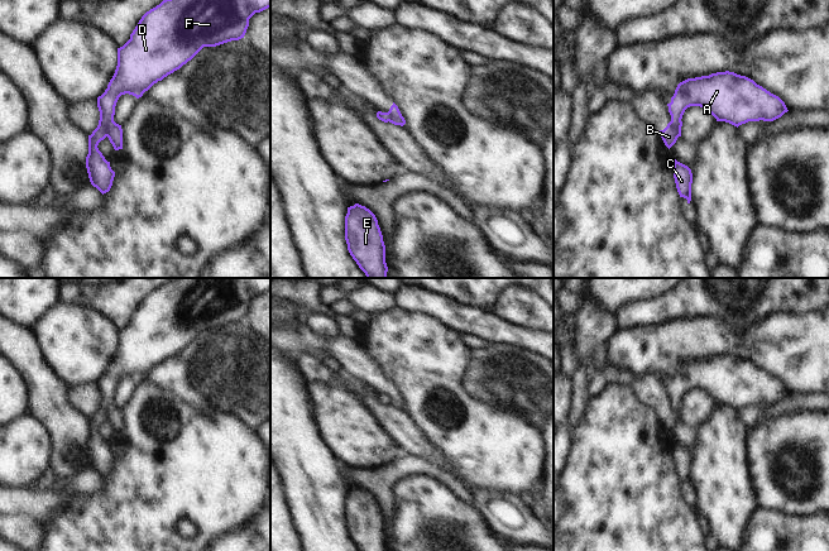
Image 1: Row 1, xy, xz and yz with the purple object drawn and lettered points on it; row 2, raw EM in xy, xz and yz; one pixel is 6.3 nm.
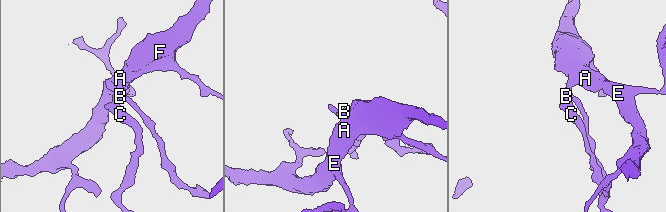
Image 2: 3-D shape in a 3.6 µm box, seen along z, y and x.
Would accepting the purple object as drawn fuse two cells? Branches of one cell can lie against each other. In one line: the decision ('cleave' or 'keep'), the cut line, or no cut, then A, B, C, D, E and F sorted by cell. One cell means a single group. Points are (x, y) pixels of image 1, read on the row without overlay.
cleave | xy (113, 403), (105, 418) | A C D E F / B

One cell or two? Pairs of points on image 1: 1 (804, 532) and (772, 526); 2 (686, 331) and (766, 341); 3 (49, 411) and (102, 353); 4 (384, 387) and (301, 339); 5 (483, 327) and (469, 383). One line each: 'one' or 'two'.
1: one
2: one
3: two
4: one
5: two

